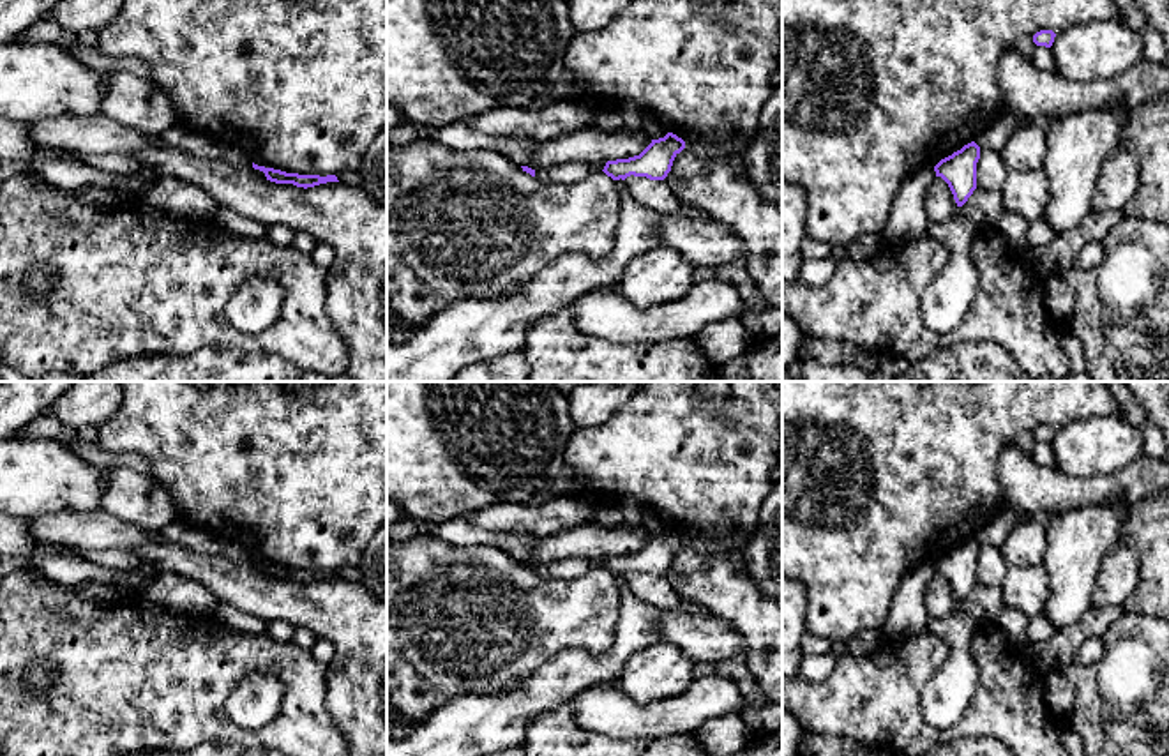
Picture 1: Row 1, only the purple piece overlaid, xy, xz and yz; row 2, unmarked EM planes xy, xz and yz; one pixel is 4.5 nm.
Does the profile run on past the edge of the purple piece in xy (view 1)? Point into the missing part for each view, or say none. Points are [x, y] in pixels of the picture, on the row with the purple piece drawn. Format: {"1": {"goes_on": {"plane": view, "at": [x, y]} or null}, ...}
{"1": {"goes_on": null}}

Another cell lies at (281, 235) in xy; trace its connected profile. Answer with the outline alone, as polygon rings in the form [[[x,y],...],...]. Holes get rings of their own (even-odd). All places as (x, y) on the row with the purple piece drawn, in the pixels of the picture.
[[[286,224],[267,226],[267,240],[275,246],[288,247],[293,244],[293,238],[295,238],[295,231],[288,228]]]

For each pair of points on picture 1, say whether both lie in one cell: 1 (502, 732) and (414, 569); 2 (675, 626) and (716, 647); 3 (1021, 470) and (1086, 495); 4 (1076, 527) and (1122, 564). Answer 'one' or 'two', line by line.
1: two
2: one
3: one
4: two

